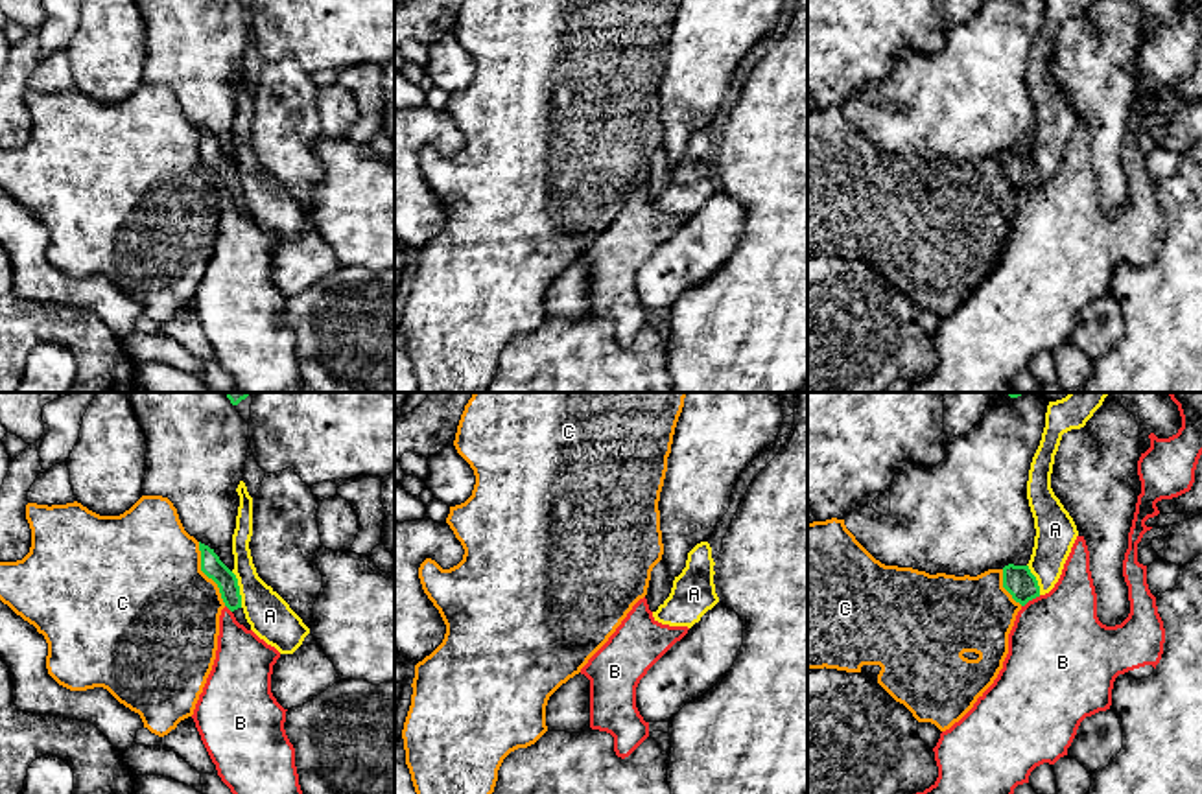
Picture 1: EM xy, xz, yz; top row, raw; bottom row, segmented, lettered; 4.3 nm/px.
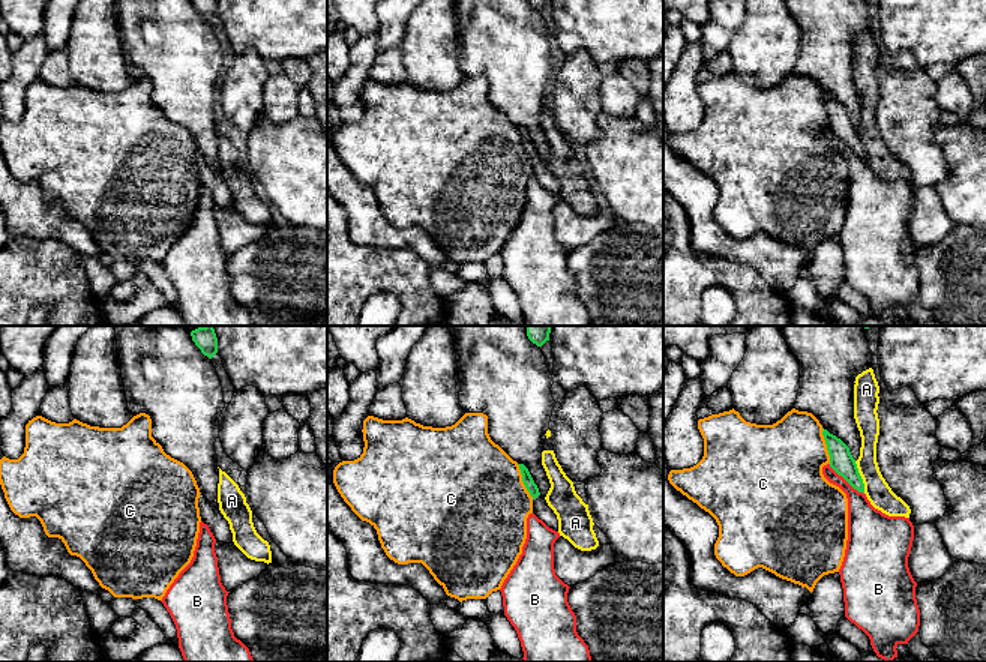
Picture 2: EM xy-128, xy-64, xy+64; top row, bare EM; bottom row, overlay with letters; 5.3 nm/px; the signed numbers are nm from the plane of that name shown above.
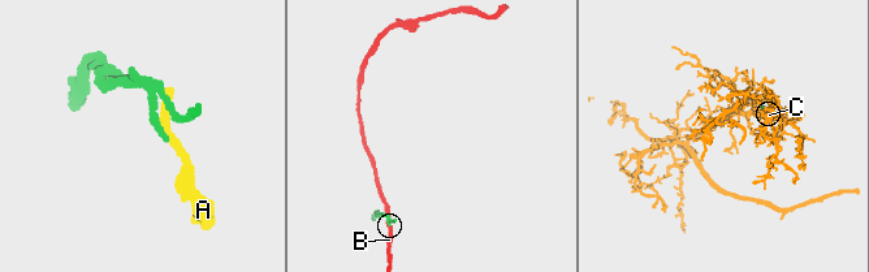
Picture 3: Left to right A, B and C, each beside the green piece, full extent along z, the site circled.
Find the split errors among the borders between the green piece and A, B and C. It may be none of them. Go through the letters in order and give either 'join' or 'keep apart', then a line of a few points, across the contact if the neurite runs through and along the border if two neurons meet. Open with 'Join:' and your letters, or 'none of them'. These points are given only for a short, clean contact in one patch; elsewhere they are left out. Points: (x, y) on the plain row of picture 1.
Join: none of them
A: keep apart
B: keep apart
C: keep apart

